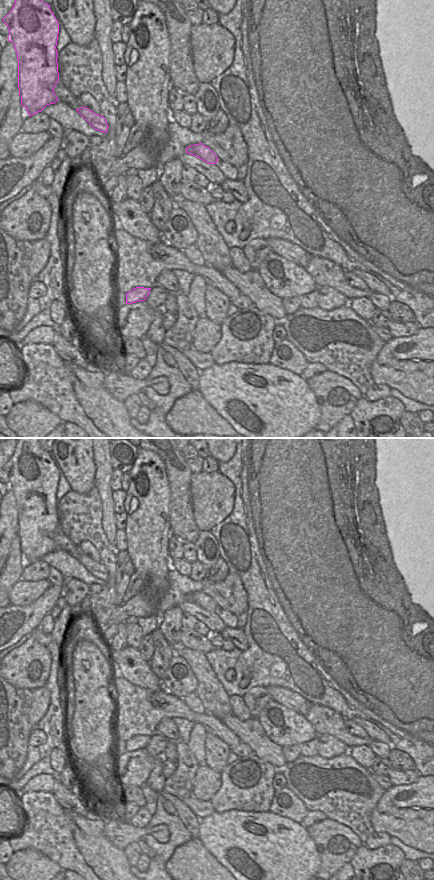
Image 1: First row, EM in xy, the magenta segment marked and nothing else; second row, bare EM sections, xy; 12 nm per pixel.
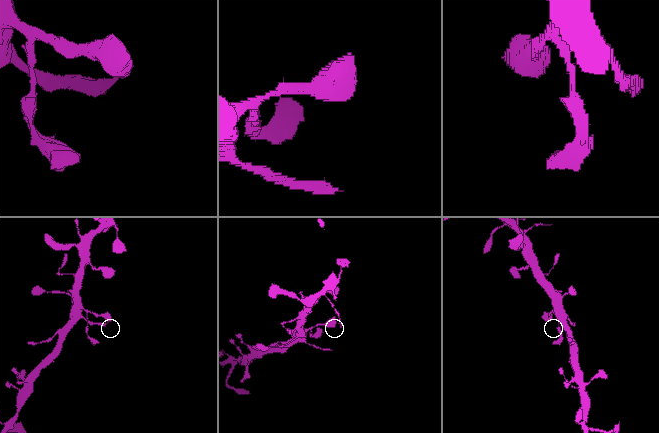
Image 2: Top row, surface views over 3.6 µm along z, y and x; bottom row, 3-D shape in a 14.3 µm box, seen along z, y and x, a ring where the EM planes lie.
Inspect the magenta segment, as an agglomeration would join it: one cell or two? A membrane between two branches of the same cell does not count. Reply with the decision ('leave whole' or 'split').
leave whole

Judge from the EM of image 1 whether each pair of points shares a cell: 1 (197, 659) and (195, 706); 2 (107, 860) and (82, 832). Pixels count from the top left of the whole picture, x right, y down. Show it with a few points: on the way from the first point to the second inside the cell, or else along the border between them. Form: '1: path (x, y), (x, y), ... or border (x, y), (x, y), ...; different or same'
1: border (195, 692), (206, 712); different
2: path (100, 853), (89, 839); same

